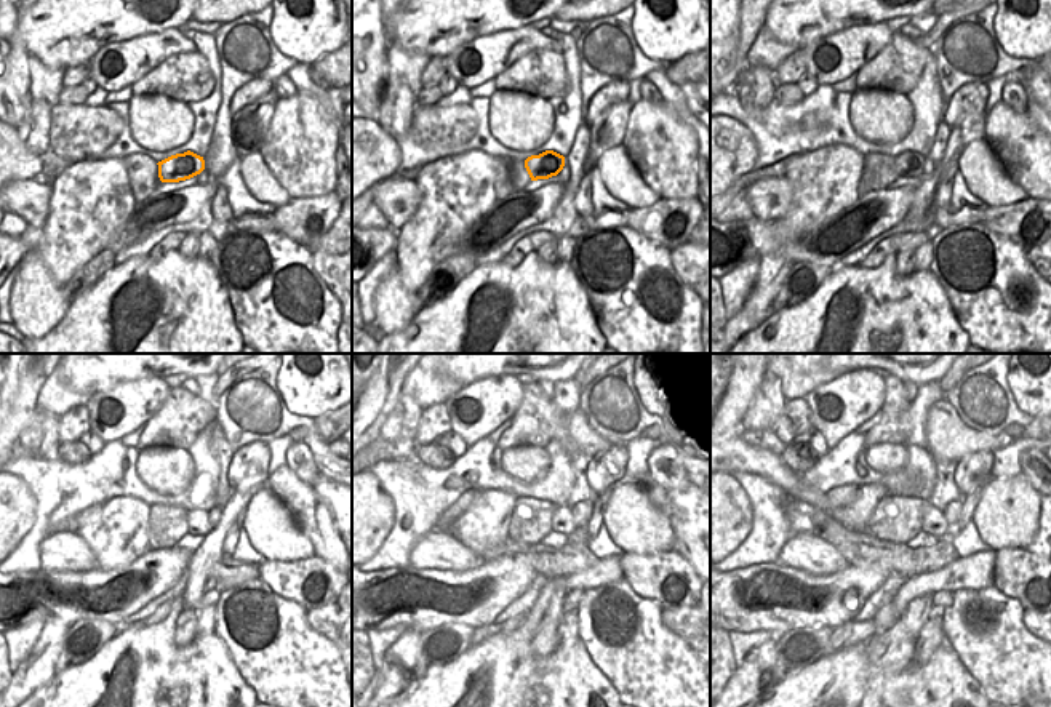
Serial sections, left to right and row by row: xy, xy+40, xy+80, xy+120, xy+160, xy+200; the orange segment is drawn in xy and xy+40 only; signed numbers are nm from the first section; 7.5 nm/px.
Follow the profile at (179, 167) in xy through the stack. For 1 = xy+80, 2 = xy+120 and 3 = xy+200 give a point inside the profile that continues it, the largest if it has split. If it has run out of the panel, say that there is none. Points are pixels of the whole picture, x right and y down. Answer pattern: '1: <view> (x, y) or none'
1: xy+80 (907, 163)
2: xy+120 (199, 522)
3: xy+200 (935, 522)

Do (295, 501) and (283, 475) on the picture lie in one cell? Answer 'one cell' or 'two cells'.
one cell

